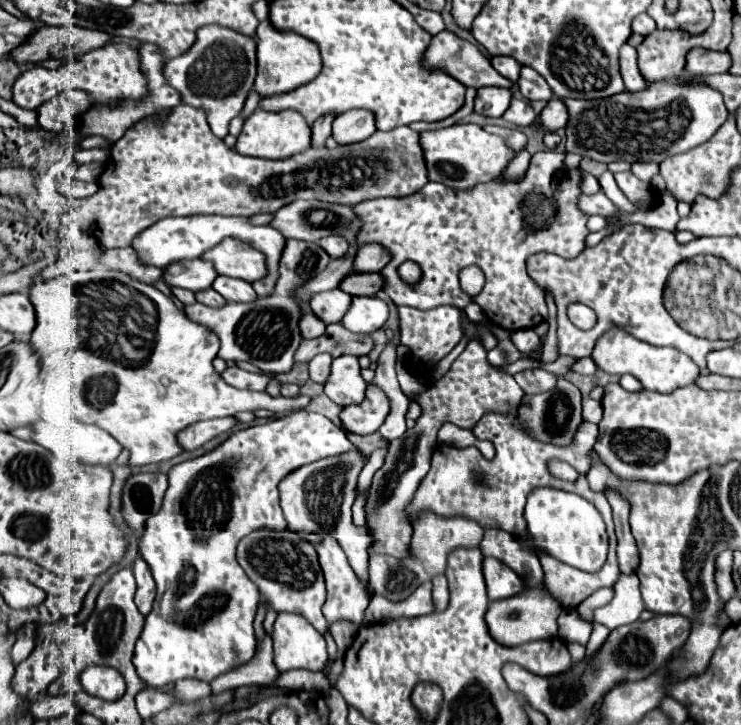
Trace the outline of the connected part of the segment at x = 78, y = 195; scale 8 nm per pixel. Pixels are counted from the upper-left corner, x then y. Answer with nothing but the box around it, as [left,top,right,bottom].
[57,179,99,199]

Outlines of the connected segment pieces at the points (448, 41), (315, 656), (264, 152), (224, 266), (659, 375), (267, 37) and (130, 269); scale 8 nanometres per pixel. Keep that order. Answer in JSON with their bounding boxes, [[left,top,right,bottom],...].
[[423,31,511,89],[273,613,327,673],[235,109,311,159],[201,237,267,283],[591,327,699,393],[255,21,321,99],[101,247,161,283]]

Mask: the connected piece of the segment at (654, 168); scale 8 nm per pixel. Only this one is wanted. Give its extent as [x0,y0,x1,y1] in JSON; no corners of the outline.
[631,163,659,181]

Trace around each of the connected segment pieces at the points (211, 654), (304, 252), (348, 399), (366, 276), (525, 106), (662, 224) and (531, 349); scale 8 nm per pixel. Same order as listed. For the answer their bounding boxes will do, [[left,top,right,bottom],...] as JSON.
[[133,411,355,687],[185,239,329,375],[325,355,367,407],[341,273,385,295],[503,99,535,127],[621,191,679,231],[511,329,541,355]]

